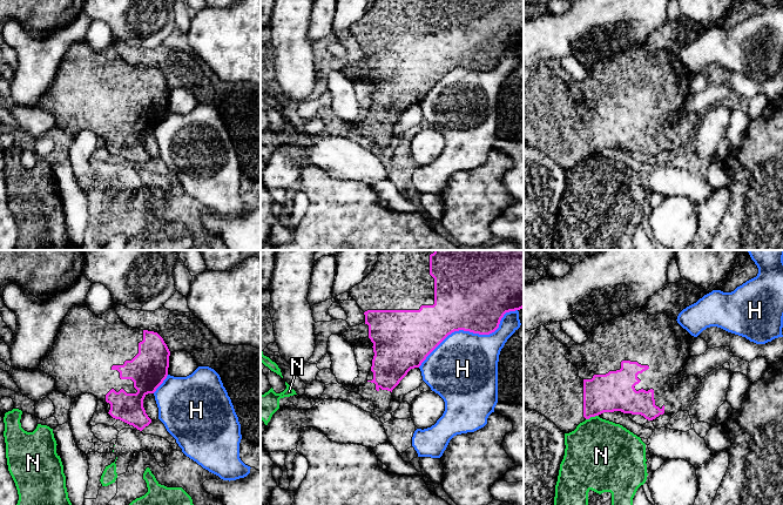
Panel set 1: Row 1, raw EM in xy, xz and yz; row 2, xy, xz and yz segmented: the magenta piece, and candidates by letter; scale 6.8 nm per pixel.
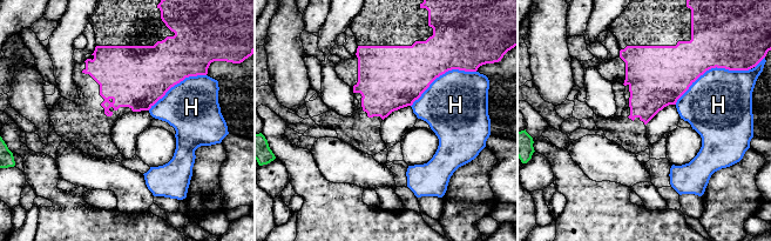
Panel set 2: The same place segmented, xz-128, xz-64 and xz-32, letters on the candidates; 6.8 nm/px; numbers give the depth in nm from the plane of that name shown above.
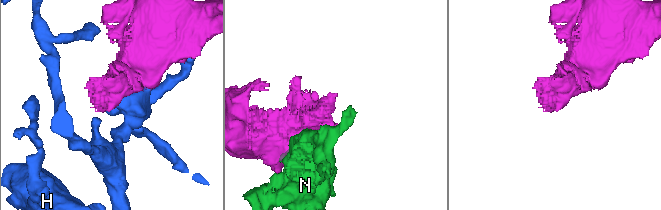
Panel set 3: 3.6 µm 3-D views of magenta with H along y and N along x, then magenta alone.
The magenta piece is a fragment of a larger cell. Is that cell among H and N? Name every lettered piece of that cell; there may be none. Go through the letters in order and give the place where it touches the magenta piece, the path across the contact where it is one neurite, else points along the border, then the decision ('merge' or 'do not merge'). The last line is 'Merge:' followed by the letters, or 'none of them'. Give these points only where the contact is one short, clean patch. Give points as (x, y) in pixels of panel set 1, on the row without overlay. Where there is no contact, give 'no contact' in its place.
H: meets magenta in xz at (470, 68); do not merge
N: meets magenta in yz at (592, 153); do not merge
Merge: none of them

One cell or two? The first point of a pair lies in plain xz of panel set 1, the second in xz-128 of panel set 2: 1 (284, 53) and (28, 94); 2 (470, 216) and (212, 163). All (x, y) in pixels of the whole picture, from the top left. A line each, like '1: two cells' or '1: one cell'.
1: one cell
2: one cell

